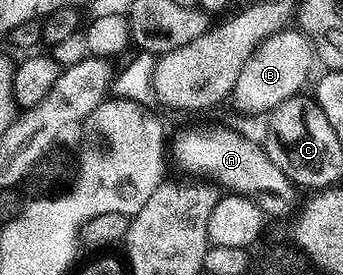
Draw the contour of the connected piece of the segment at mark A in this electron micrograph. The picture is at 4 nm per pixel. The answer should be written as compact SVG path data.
M188 127L178 132L170 139L170 159L188 174L185 176L211 181L225 192L253 199L260 204L265 216L290 215L297 206L296 184L270 161L259 142L247 139L232 127Z

